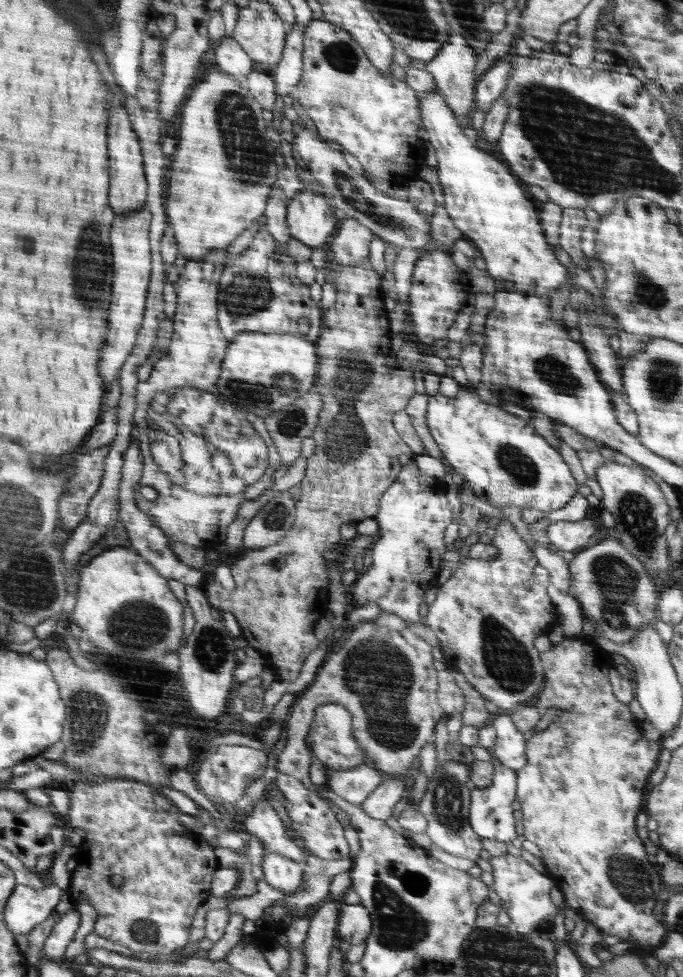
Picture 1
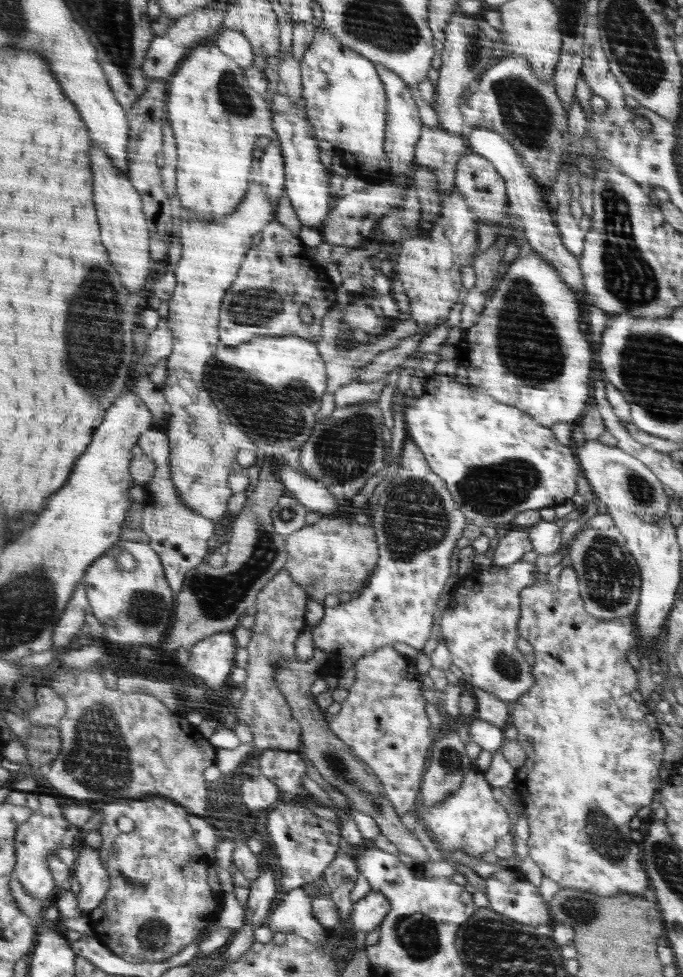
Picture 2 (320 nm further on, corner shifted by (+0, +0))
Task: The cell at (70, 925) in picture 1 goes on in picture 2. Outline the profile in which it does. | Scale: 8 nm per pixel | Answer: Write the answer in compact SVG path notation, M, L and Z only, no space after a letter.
M81 841L81 849L75 860L72 874L80 883L80 892L77 896L78 908L87 916L107 896L111 889L110 875L107 868L103 866L98 852L89 848Z

